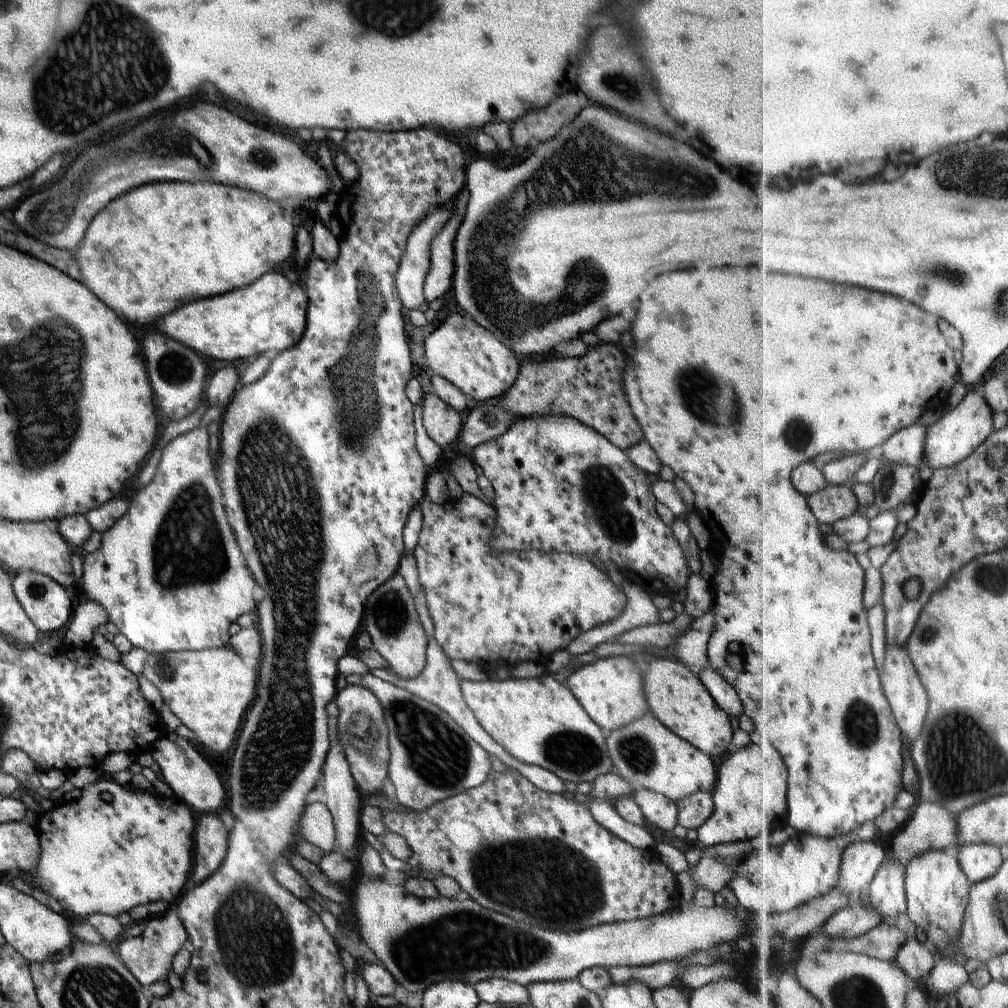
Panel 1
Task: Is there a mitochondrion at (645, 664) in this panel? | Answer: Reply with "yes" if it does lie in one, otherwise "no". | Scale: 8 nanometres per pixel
no

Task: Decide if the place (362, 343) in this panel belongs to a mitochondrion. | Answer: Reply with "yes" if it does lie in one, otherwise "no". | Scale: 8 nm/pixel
yes

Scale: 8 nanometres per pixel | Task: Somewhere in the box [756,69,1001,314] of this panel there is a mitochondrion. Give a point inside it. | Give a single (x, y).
(957, 175)

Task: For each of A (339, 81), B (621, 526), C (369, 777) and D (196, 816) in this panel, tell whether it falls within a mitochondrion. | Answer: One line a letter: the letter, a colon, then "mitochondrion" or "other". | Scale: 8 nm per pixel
A: other
B: mitochondrion
C: mitochondrion
D: other

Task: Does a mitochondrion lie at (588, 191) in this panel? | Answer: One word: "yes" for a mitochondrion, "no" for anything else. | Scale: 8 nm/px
yes

